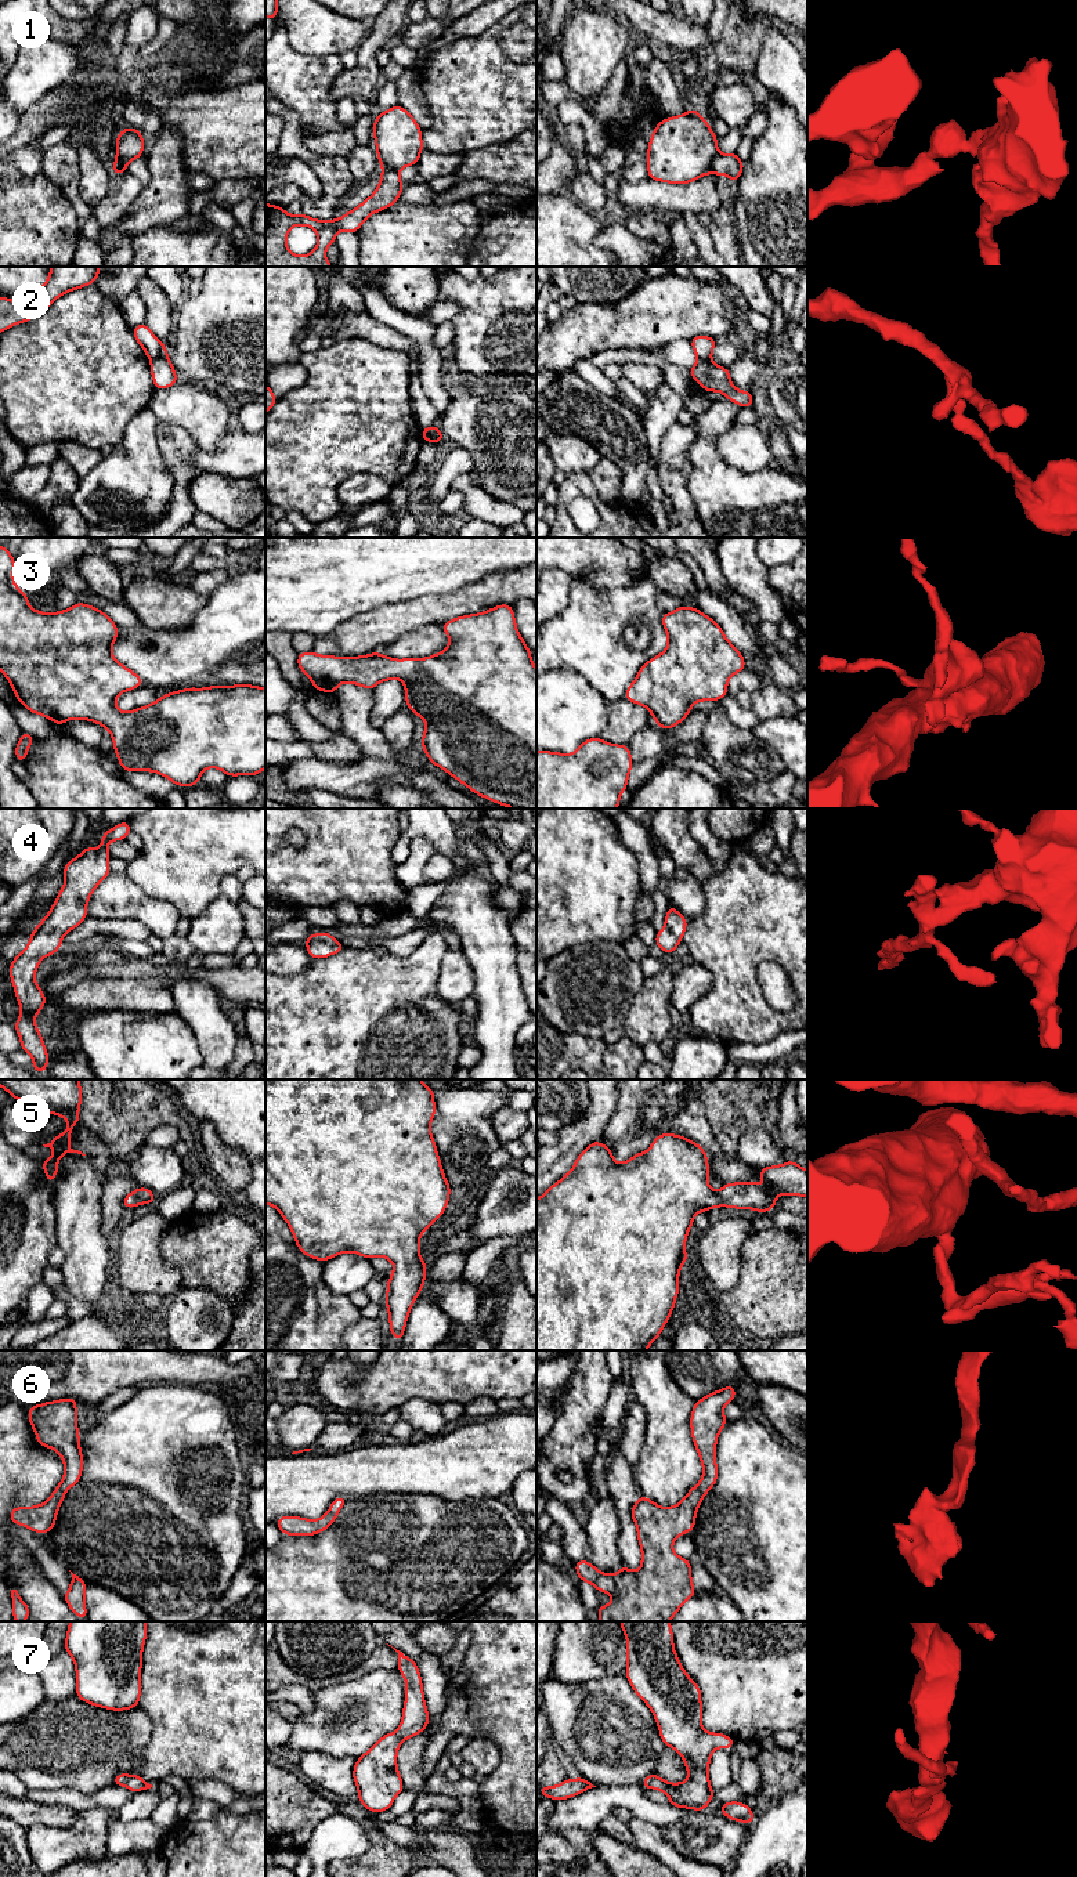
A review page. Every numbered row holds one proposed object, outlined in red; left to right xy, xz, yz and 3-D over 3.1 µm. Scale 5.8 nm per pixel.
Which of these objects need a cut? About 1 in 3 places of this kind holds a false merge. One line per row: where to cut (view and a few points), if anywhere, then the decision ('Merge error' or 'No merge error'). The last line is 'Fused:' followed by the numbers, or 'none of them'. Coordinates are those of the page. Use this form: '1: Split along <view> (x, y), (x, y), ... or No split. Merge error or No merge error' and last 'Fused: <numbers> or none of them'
1: Split along yz (718, 154), (709, 172). Merge error
2: Split along xy (165, 351), (151, 361). Merge error
3: No split. No merge error
4: No split. No merge error
5: No split. No merge error
6: No split. No merge error
7: No split. No merge error
Fused: 1, 2

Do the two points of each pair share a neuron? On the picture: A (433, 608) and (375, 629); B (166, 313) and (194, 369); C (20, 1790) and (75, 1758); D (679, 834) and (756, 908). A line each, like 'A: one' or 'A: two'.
A: one
B: two
C: two
D: two

